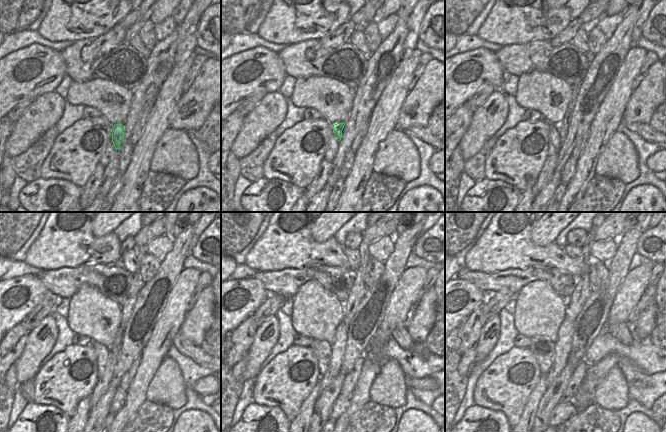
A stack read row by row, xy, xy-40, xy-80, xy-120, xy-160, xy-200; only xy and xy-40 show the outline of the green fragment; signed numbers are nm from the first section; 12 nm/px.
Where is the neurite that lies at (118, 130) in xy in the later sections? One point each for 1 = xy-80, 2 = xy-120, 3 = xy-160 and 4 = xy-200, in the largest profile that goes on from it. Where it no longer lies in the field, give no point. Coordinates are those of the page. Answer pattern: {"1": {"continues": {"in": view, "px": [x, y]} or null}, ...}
{"1": {"continues": {"in": "xy-80", "px": [562, 128]}}, "2": {"continues": {"in": "xy-120", "px": [137, 284]}}, "3": {"continues": {"in": "xy-160", "px": [358, 289]}}, "4": {"continues": {"in": "xy-200", "px": [581, 293]}}}

